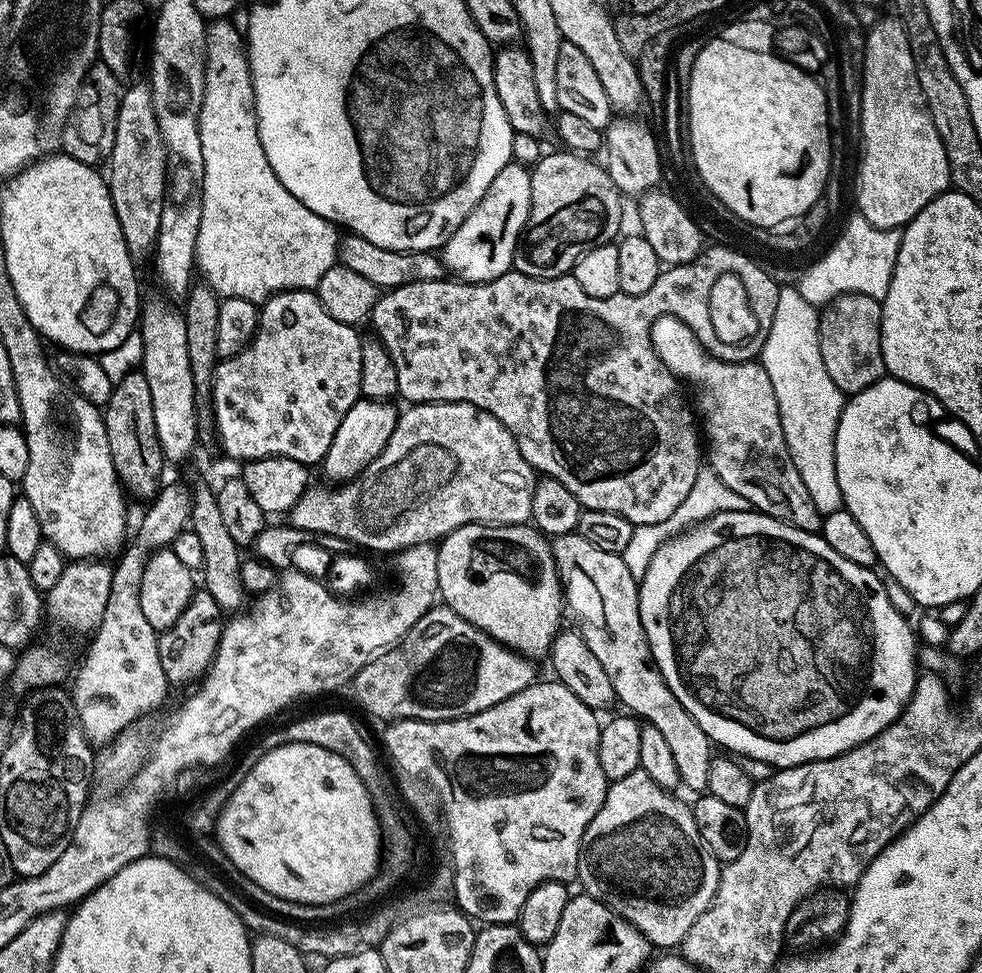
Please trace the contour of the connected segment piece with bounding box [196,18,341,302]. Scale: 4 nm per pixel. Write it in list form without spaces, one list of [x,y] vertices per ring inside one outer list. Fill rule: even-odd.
[[[220,18],[208,30],[208,61],[204,67],[204,97],[200,115],[204,193],[202,226],[198,226],[196,268],[203,283],[223,298],[246,298],[263,302],[278,292],[315,289],[326,270],[338,263],[341,233],[337,225],[306,210],[282,182],[262,150],[256,121],[256,95],[248,61],[248,46],[241,29],[231,19]]]

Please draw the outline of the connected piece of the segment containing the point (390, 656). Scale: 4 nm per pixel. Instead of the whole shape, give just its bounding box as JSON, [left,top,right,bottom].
[354,606,537,720]

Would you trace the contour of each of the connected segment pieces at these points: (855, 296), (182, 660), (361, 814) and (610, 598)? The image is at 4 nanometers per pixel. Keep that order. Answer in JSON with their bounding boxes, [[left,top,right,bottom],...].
[[820,292,885,394],[158,590,226,685],[215,742,382,904],[551,533,714,794]]

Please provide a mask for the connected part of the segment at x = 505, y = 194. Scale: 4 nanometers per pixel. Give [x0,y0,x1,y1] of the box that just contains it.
[442,162,532,284]

